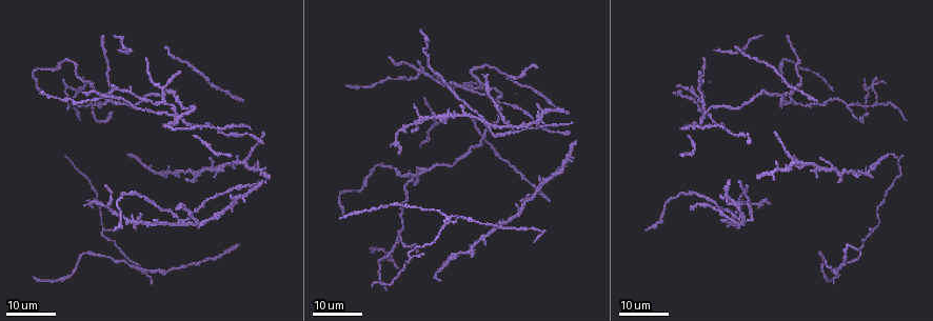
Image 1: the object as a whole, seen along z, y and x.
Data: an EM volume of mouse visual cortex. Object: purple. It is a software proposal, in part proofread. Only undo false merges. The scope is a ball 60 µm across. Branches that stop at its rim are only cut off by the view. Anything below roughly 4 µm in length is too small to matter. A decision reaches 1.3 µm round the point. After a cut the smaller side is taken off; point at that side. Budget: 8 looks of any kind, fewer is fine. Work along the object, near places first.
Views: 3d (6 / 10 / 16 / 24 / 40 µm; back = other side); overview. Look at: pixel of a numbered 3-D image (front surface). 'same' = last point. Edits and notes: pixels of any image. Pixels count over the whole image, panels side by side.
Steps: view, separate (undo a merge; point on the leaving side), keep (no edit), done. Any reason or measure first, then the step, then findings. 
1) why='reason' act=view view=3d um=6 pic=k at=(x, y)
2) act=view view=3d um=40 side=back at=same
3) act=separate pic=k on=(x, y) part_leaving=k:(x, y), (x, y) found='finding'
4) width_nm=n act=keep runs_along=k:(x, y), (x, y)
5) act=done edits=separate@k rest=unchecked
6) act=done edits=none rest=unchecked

why='four arms meet' act=view view=3d um=16 pic=1 at=(447, 217)

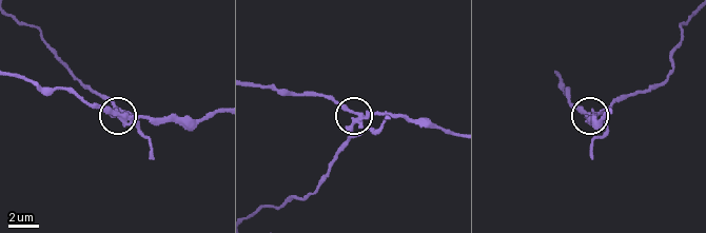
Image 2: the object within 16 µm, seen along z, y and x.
act=view view=3d um=6 pic=2 at=(354, 112)

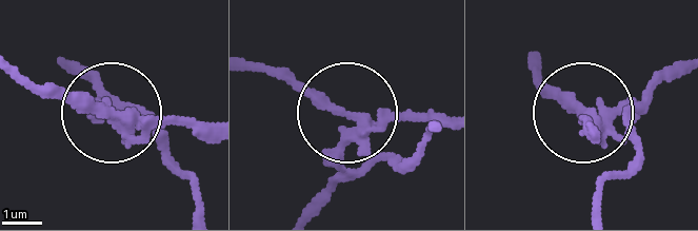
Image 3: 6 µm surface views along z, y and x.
arms=4 act=separate pic=3 on=(162, 157) part_leaving=3:(600, 120), (677, 76) found='a second cell is stuck on'

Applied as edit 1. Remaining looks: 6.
why='three-way junction' act=view view=3d um=24 pic=1 at=(179, 218)

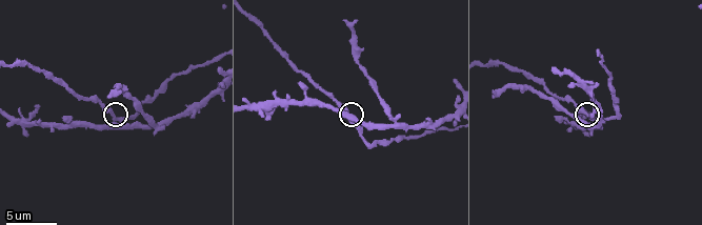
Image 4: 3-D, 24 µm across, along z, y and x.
act=view view=3d um=10 pic=4 at=(115, 119)

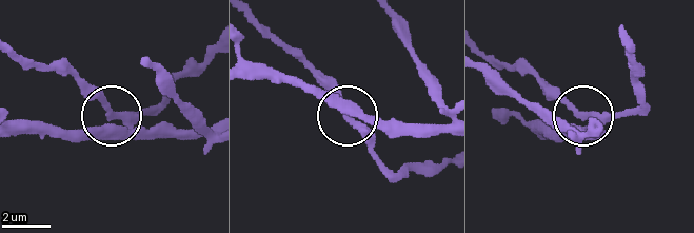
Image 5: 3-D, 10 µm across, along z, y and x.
act=keep runs_along=5:(210, 56), (161, 104), (137, 116), (115, 114), (73, 70) found='all the same cell'

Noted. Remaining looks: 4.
why='looks like a crossing' act=view view=3d um=16 pic=1 at=(178, 113)

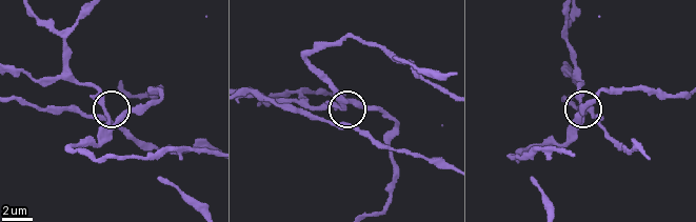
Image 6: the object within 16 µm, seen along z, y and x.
act=view view=3d um=10 pic=6 at=(343, 109)

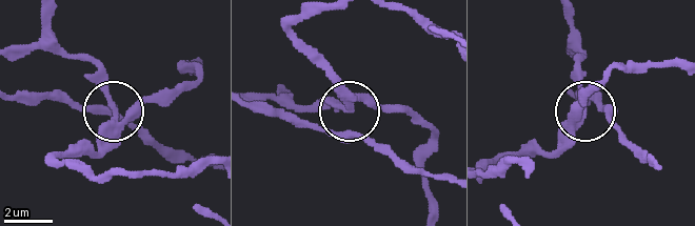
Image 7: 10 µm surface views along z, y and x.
width_nm=240 act=keep found='all the same cell'

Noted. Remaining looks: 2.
why='a fork' act=view view=3d um=24 pic=1 at=(412, 176)

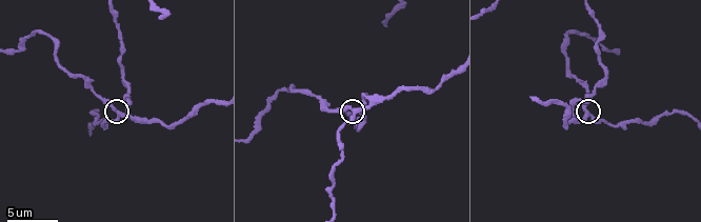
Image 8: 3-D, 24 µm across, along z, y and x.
why='zoom in' act=view view=3d um=10 pic=8 at=(354, 112)

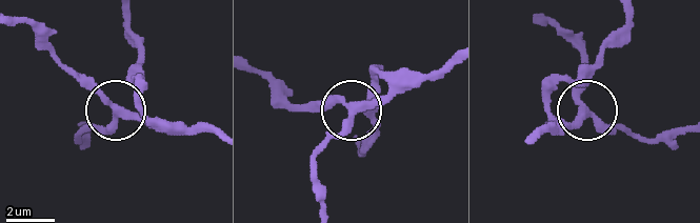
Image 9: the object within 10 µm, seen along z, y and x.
width_nm=290 act=keep runs_along=9:(447, 64), (423, 76), (399, 78), (351, 108), (311, 100) found='all the same cell'

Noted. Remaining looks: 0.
act=done edits=separate@3 rest=unchecked

